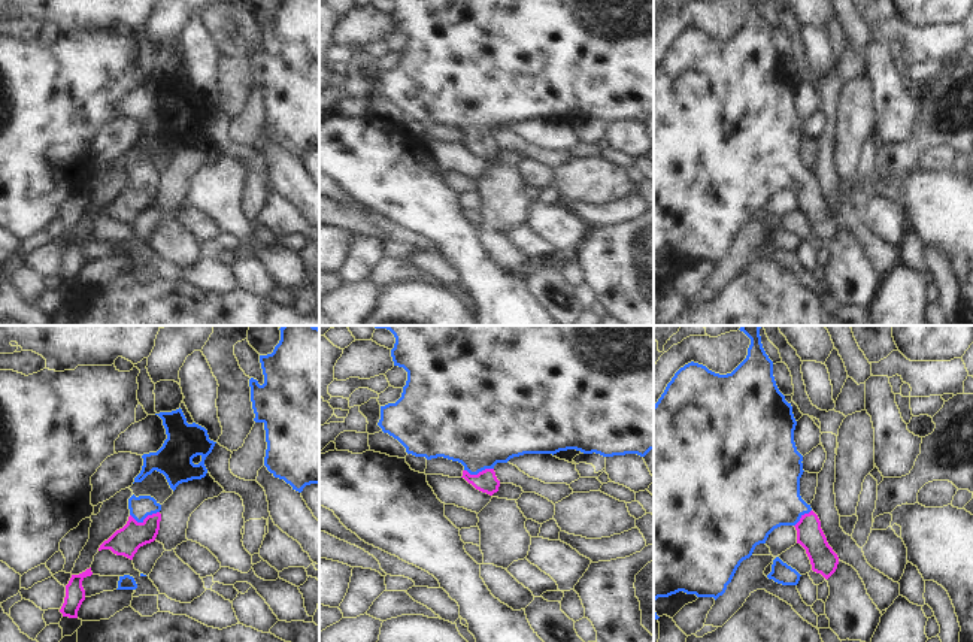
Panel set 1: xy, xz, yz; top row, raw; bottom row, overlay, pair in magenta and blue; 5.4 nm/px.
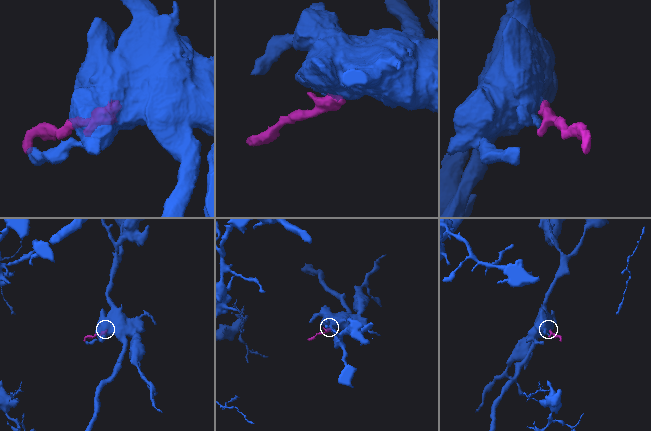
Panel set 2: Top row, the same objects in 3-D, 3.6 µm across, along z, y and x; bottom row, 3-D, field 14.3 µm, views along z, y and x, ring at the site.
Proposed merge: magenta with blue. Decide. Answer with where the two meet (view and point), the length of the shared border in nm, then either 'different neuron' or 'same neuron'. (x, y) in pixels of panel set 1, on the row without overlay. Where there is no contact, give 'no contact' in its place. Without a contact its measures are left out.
contact xy (145, 184); length 160 nm; same neuron

